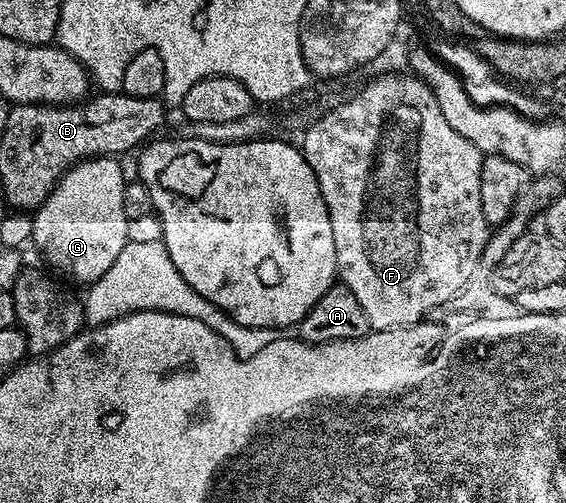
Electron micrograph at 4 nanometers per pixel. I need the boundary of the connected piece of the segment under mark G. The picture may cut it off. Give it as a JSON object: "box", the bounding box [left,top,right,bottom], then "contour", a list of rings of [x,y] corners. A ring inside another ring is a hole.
{"box":[32,157,129,284],"contour":[[[116,157],[86,158],[71,167],[57,181],[57,187],[47,196],[45,203],[37,207],[33,214],[32,245],[58,270],[77,282],[88,284],[99,280],[111,264],[119,257],[119,252],[129,243],[129,218],[123,212],[123,192],[127,185],[127,177],[121,171]]]}

